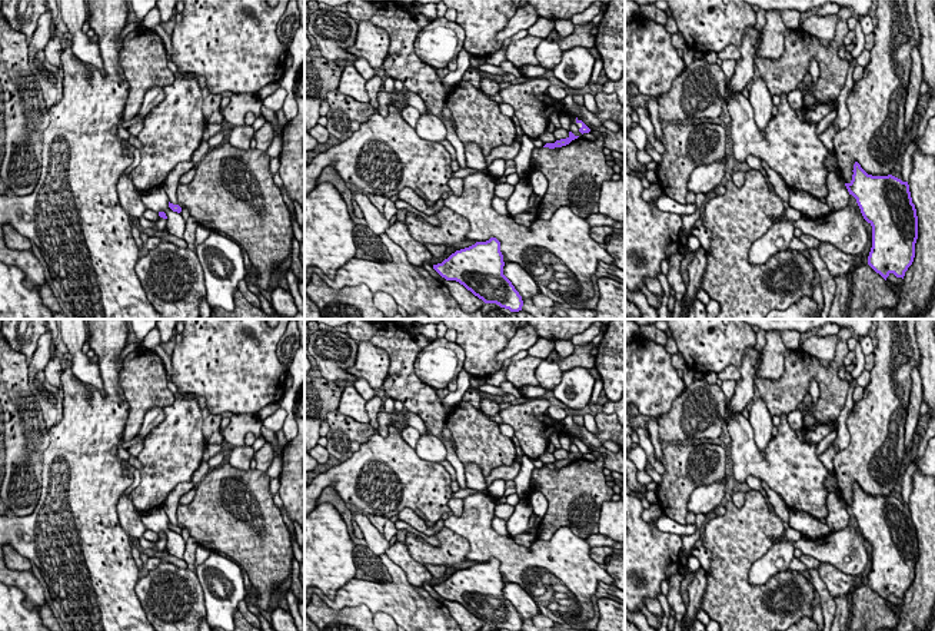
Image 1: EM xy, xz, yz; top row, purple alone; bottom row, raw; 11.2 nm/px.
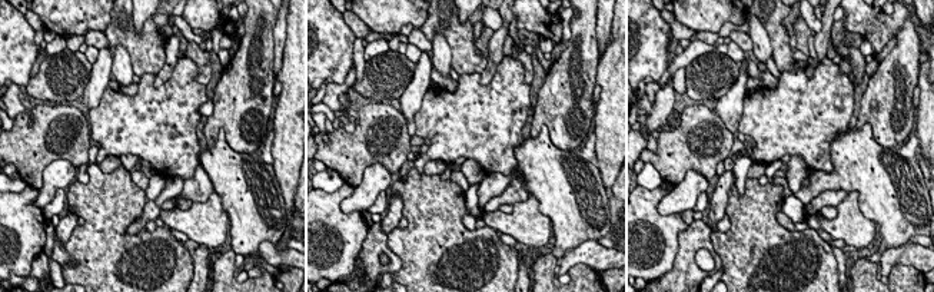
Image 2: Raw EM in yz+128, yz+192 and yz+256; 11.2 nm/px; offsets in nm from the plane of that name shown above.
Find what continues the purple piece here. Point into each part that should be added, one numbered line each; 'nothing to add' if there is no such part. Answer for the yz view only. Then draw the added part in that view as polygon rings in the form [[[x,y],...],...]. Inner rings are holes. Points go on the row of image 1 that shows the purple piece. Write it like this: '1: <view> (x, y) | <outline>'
nothing to add

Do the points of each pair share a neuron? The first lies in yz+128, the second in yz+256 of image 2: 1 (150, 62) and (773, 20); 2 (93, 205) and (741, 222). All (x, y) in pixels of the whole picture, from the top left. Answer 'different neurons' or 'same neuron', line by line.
1: same neuron
2: same neuron

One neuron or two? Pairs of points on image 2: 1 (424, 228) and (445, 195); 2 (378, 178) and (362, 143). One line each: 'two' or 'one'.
1: one
2: two

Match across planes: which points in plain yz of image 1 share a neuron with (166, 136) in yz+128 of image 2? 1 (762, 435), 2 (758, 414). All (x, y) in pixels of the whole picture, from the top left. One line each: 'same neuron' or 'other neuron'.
1: other neuron
2: other neuron

